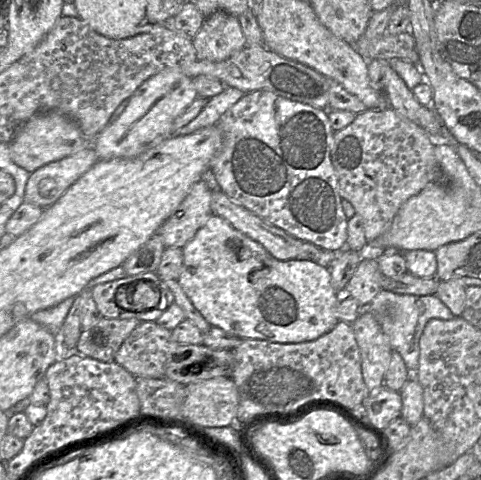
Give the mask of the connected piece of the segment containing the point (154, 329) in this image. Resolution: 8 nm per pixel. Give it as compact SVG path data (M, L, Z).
M142 321L122 343L114 361L135 377L164 377L165 363L179 344L183 343L174 341L171 330L160 327L155 321Z

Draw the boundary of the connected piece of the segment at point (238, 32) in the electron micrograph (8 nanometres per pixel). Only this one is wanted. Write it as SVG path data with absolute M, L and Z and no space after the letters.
M219 10L205 18L192 43L200 58L219 62L244 48L246 39L238 18Z

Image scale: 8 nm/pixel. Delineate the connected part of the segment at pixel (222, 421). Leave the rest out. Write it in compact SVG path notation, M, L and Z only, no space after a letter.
M215 377L185 386L181 418L197 427L224 427L236 422L238 389L231 377Z

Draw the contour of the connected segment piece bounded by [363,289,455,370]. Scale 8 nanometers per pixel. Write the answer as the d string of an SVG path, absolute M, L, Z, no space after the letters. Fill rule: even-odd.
M381 290L363 310L370 312L383 333L389 338L394 351L403 358L408 370L418 370L420 355L420 337L430 319L452 320L455 316L450 309L435 295L416 296L397 294Z

